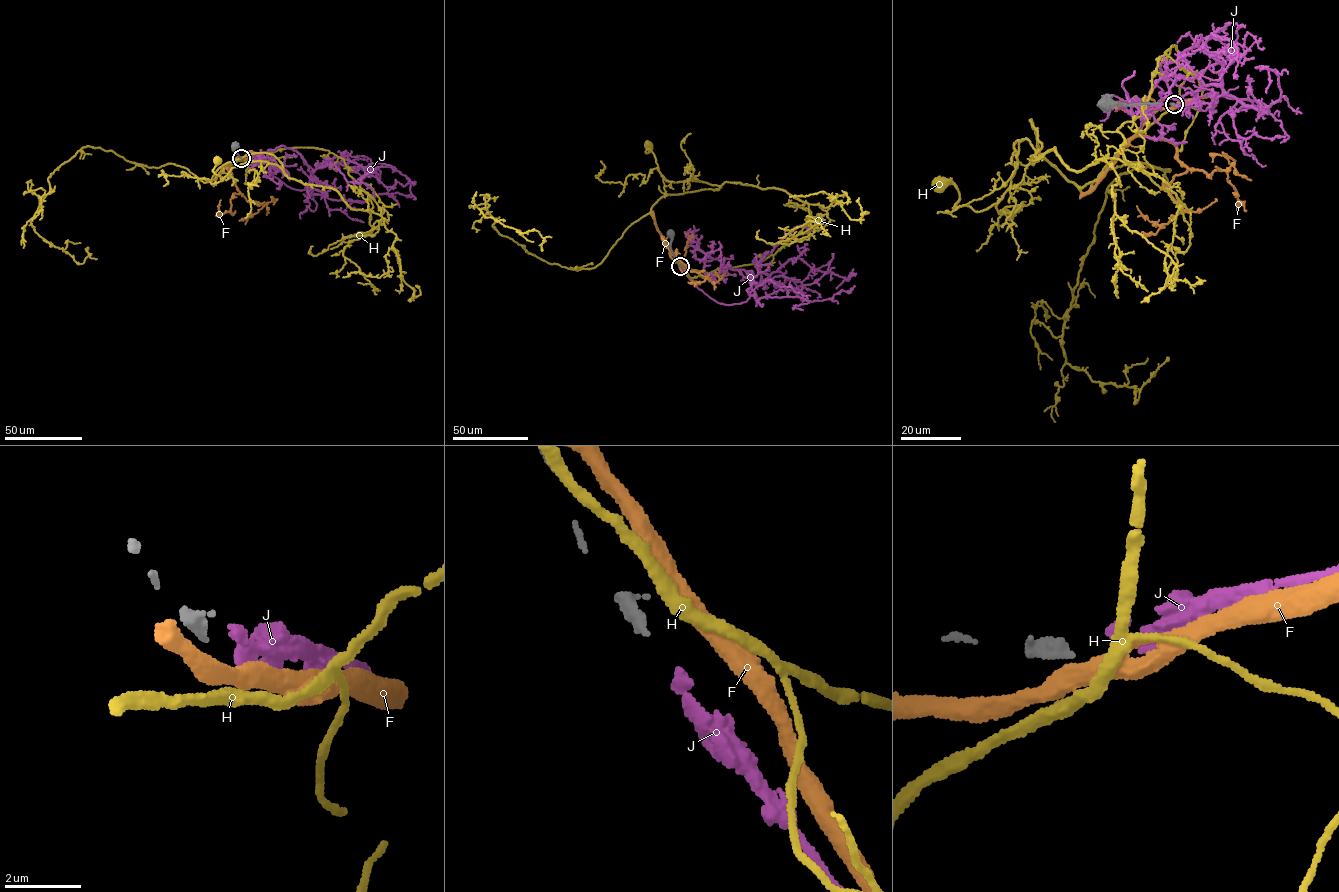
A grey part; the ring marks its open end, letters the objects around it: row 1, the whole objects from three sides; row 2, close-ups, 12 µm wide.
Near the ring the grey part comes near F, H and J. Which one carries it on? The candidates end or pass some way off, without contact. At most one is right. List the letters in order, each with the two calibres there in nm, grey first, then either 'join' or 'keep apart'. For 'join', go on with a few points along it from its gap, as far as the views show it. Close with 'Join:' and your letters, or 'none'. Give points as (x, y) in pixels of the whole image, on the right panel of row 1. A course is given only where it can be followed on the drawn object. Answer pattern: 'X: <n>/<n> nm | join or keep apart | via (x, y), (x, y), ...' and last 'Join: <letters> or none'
F: 320/480 nm | keep apart
H: 320/360 nm | keep apart
J: 320/280 nm | join | via (1176, 103), (1220, 95), (1269, 111), (1229, 96), (1199, 45), (1180, 57), (1212, 33), (1237, 50), (1237, 79)
Join: J

